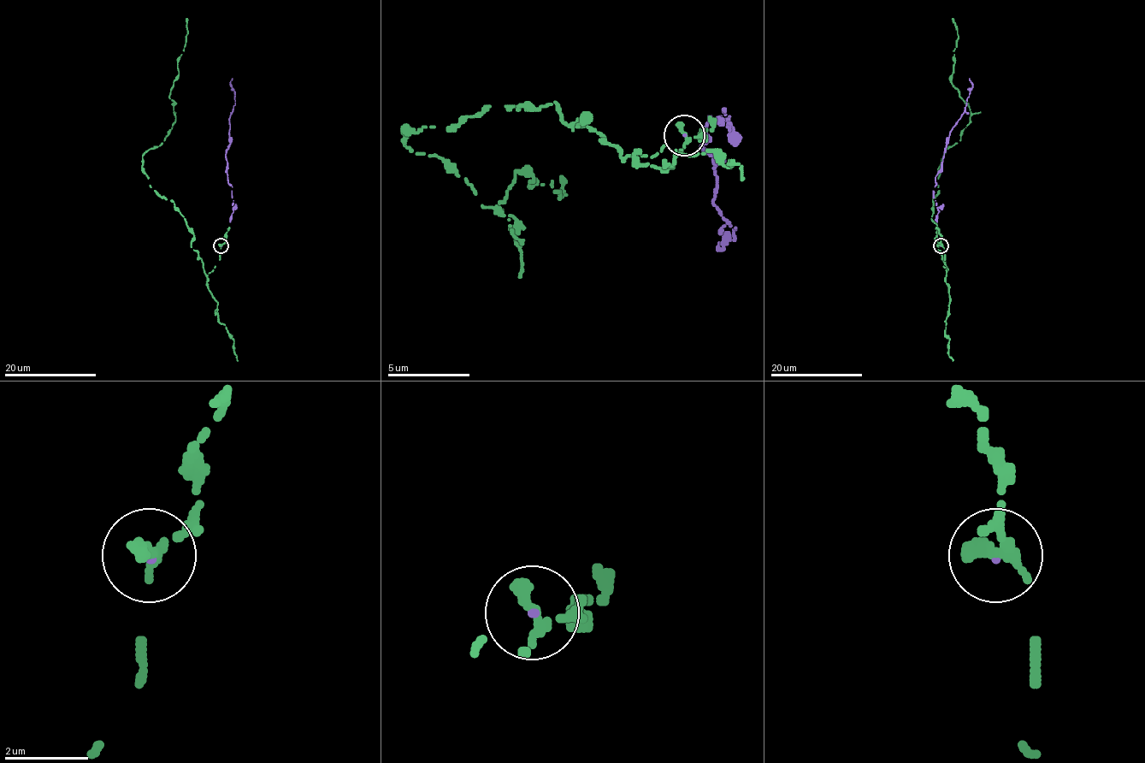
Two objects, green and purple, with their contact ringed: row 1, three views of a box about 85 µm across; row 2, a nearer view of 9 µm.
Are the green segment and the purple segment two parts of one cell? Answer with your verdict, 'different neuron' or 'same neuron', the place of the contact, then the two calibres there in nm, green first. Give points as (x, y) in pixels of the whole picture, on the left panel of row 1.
same neuron; place (221, 245); calibres 440 and 100 nm

